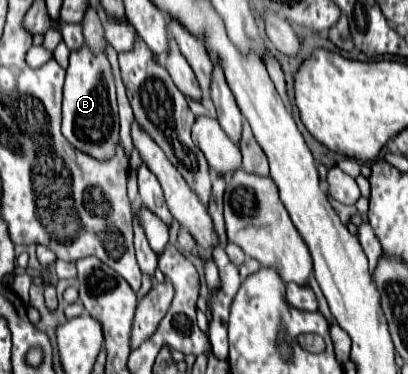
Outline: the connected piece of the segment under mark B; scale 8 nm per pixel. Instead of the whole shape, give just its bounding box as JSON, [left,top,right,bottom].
[63,46,119,158]

